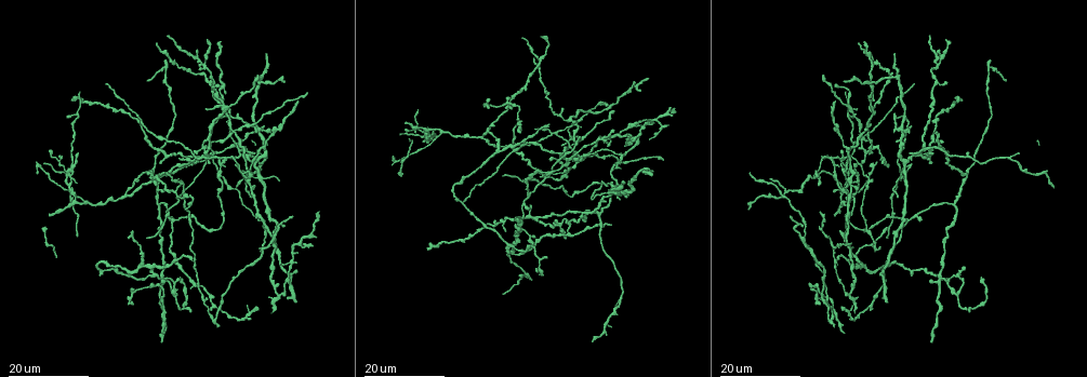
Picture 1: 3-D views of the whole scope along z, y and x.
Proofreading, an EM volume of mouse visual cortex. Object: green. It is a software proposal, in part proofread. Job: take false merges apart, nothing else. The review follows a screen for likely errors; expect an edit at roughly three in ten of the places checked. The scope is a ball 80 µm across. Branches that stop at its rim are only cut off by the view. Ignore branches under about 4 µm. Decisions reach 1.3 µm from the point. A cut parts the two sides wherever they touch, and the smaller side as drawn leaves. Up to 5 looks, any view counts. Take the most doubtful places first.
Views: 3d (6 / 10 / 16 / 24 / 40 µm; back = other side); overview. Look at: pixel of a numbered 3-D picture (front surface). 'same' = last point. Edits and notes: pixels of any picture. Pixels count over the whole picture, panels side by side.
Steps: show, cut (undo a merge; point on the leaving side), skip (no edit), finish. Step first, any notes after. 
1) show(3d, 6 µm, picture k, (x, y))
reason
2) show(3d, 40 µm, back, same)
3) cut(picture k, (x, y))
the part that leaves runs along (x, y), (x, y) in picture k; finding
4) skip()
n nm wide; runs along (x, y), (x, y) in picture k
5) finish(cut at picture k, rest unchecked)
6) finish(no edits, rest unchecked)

show(3d, 24 µm, picture 1, (206, 147))
four arms meet

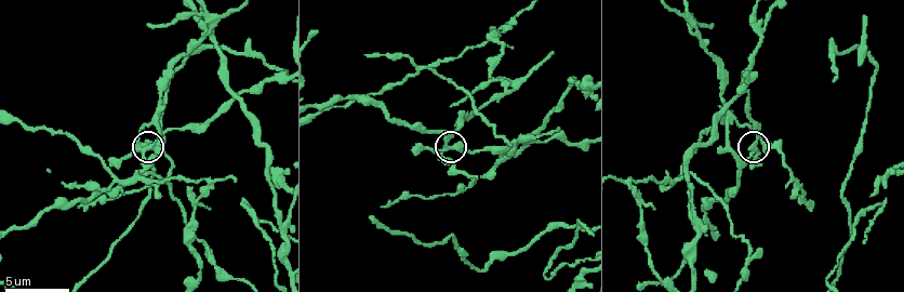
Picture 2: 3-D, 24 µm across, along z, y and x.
show(3d, 6 µm, picture 2, (145, 149))

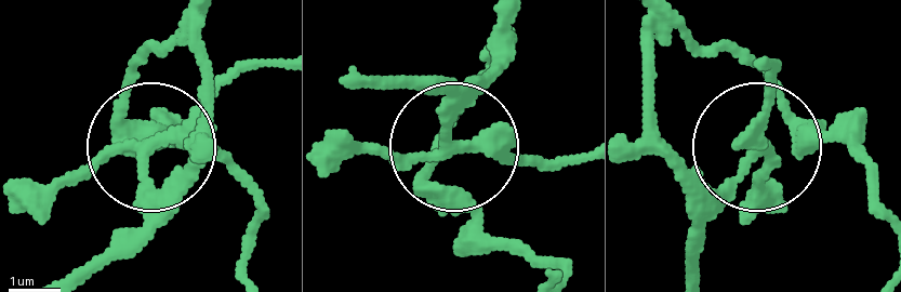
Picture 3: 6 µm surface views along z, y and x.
skip()
all the same neuron

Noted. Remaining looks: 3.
show(3d, 16 µm, picture 1, (239, 149))
arms part here

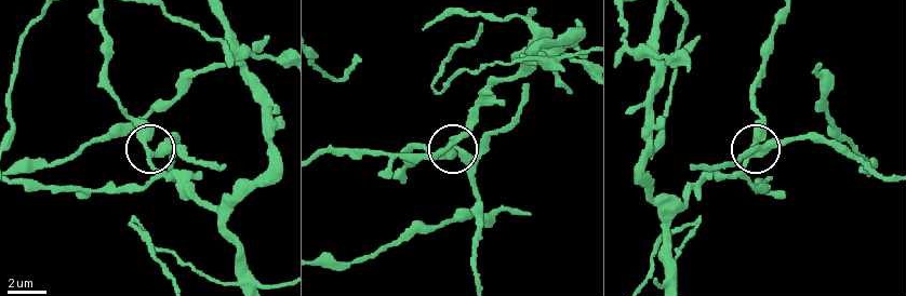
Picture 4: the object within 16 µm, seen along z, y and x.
show(3d, 6 µm, picture 4, (152, 150))

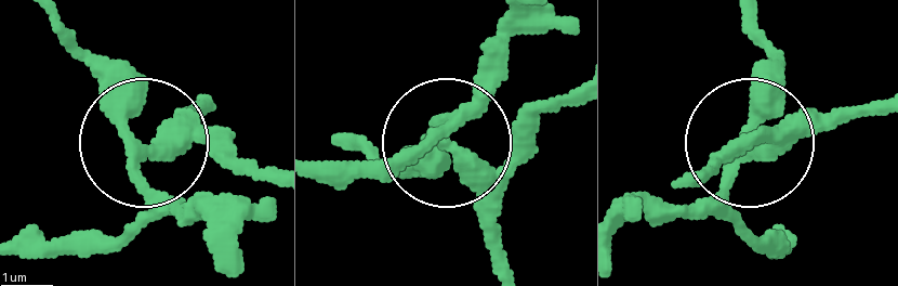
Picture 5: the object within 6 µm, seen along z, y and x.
skip()
side arm 41 µm; runs along (617, 228), (695, 210), (734, 177), (771, 51) in picture 5; all the same neuron

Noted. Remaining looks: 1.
finish(no edits, rest unchecked)

